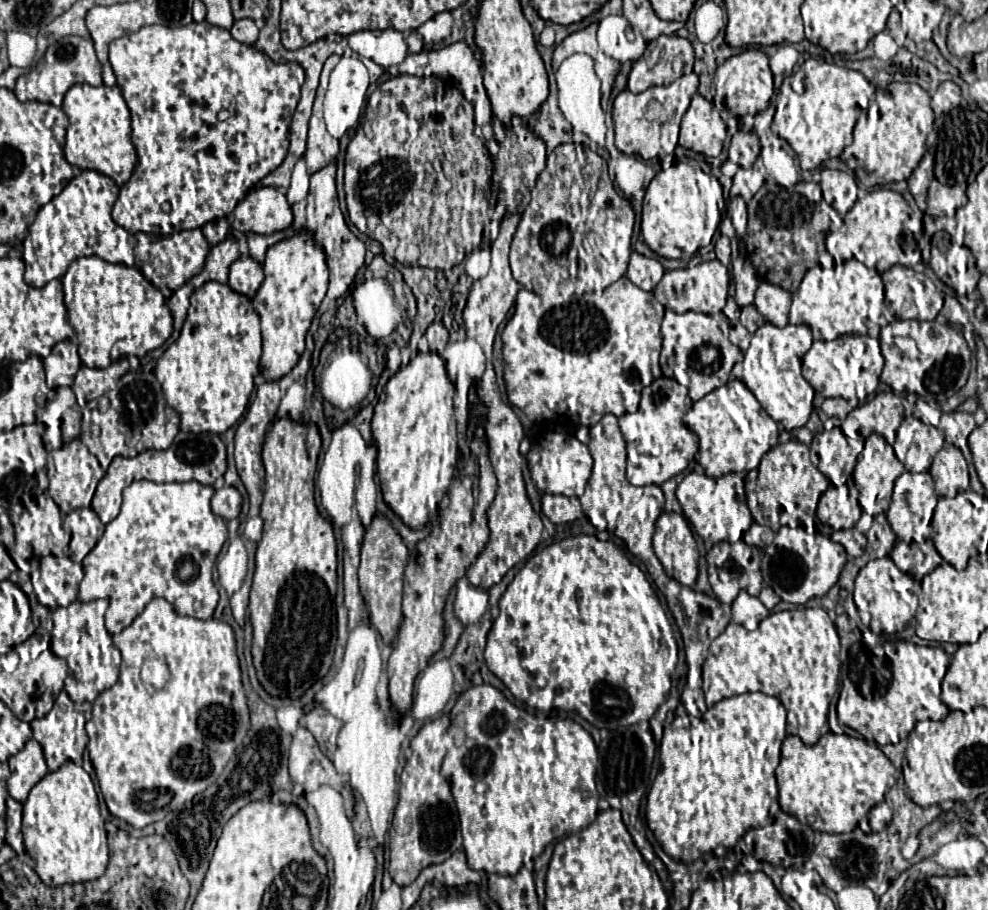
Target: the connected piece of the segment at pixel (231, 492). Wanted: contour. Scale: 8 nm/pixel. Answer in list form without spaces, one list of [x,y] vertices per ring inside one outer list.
[[[224,486],[212,496],[212,512],[224,520],[234,520],[241,512],[242,496],[236,488]]]

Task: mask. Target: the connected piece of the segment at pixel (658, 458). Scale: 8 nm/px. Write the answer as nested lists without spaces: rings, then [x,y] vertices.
[[[660,376],[650,386],[646,386],[646,390],[642,390],[638,410],[634,414],[624,414],[618,418],[628,446],[626,476],[634,486],[660,486],[662,482],[680,474],[698,454],[698,436],[682,422],[684,414],[688,412],[684,404],[686,396],[686,386],[680,386],[672,378]]]

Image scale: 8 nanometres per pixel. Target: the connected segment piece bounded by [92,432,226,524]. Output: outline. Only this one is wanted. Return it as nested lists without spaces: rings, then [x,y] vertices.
[[[180,432],[174,444],[168,450],[146,450],[134,458],[114,458],[106,476],[100,480],[96,494],[92,498],[92,510],[98,518],[108,524],[120,512],[122,504],[122,490],[124,486],[132,484],[134,480],[150,480],[150,482],[200,482],[202,486],[214,486],[218,478],[226,472],[226,446],[218,434],[202,432]]]

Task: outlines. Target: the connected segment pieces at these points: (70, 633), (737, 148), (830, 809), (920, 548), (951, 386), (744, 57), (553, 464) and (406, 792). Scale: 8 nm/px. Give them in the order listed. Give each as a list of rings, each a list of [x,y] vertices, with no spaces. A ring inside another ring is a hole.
[[[94,600],[94,602],[72,602],[66,608],[52,610],[54,620],[52,630],[52,650],[56,656],[68,662],[68,678],[64,690],[74,702],[94,702],[96,696],[110,688],[118,680],[118,666],[120,666],[120,652],[112,644],[112,636],[104,628],[104,612],[108,608],[108,600]]]
[[[739,130],[731,138],[728,160],[742,168],[751,168],[759,156],[760,150],[759,138],[754,132]]]
[[[829,728],[828,734],[824,734],[814,746],[806,746],[798,736],[788,736],[782,742],[782,758],[776,768],[776,780],[780,792],[778,802],[786,814],[798,818],[800,822],[806,822],[818,832],[842,834],[854,830],[858,826],[858,820],[864,818],[872,806],[884,800],[886,790],[896,783],[897,771],[876,743],[846,734],[838,736]]]
[[[932,540],[922,544],[899,542],[891,551],[890,557],[901,571],[908,573],[917,581],[921,581],[930,573],[932,558],[942,558]]]
[[[895,320],[880,330],[880,346],[884,354],[884,368],[880,380],[888,384],[894,392],[912,392],[924,400],[930,398],[950,398],[968,380],[972,352],[962,338],[948,324],[938,324],[936,320]],[[896,338],[910,338],[918,348],[916,358],[908,358],[900,348],[896,348]]]
[[[744,50],[736,56],[728,58],[715,71],[712,83],[715,94],[710,102],[718,110],[726,124],[726,138],[732,135],[731,132],[736,133],[739,130],[742,117],[734,116],[758,114],[758,112],[766,110],[770,104],[770,98],[774,95],[773,74],[770,72],[770,66],[768,66],[768,56],[760,50]]]
[[[550,432],[546,438],[542,434],[536,434],[532,438],[532,450],[526,456],[532,480],[544,494],[564,494],[564,496],[581,497],[586,488],[586,482],[592,472],[592,456],[588,446],[578,442],[572,434],[556,434]]]
[[[442,714],[440,718],[426,722],[416,734],[416,738],[410,742],[412,756],[408,758],[400,776],[398,806],[390,828],[388,872],[400,888],[410,886],[426,866],[444,862],[462,846],[456,802],[450,792],[450,786],[444,784],[444,778],[440,776],[442,758],[446,754],[444,734],[448,732],[448,726],[450,716]]]

